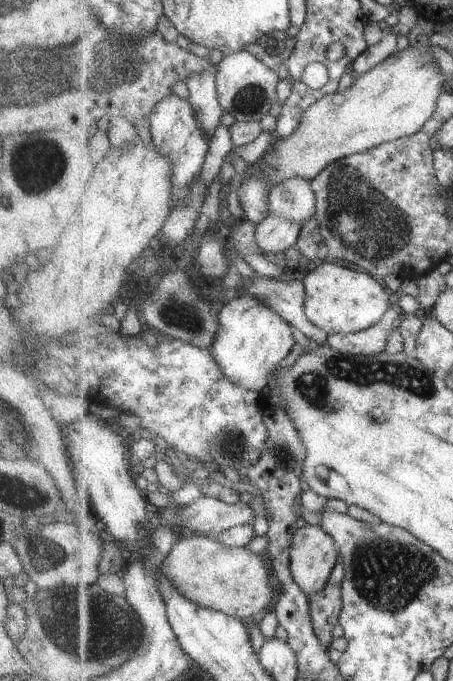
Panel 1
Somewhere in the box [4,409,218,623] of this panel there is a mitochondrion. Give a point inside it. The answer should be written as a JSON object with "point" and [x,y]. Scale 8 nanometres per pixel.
{"point":[49,552]}

